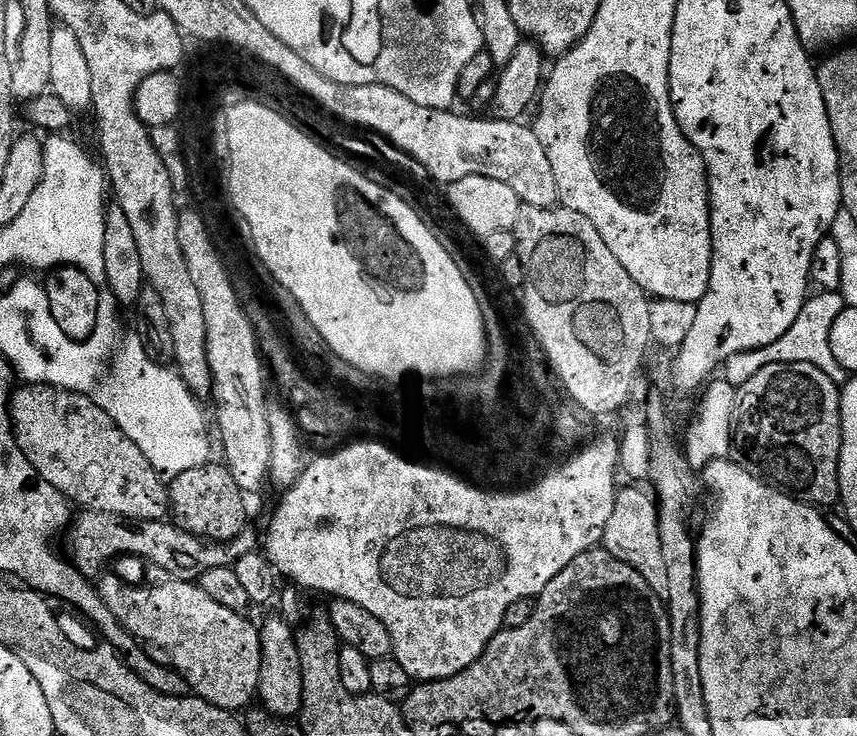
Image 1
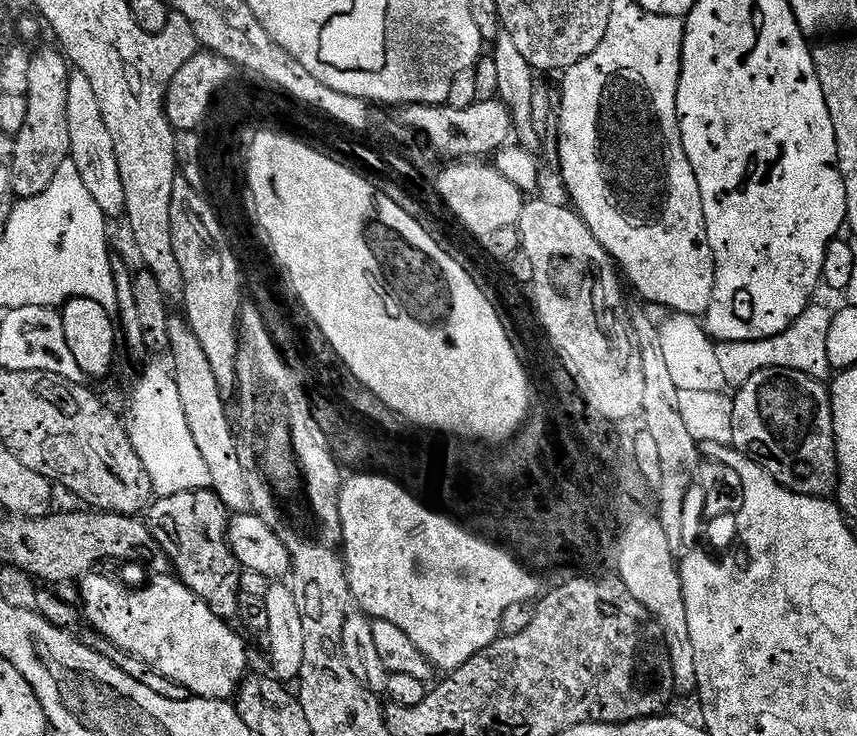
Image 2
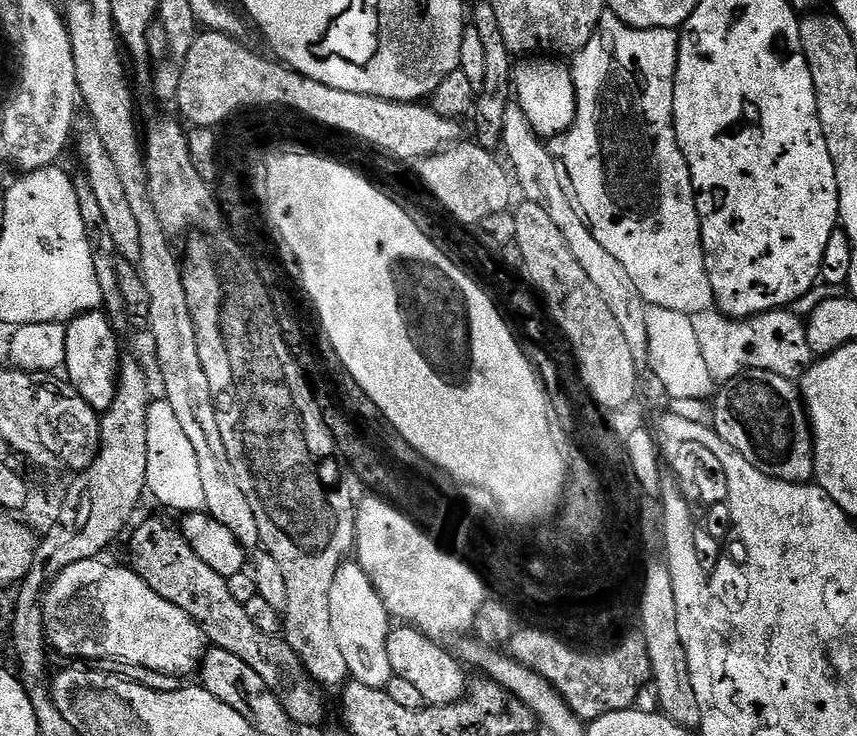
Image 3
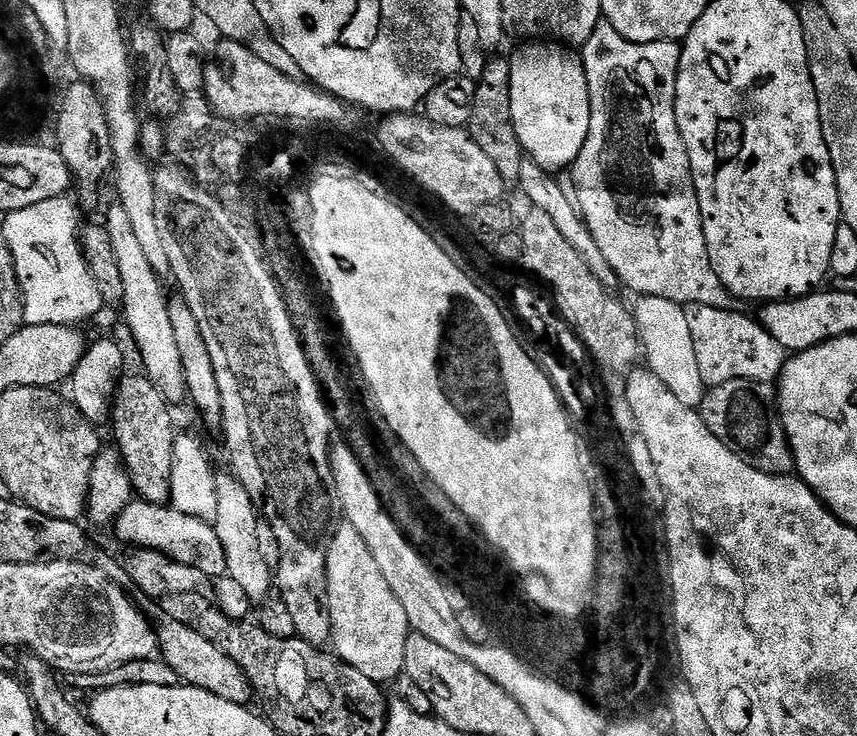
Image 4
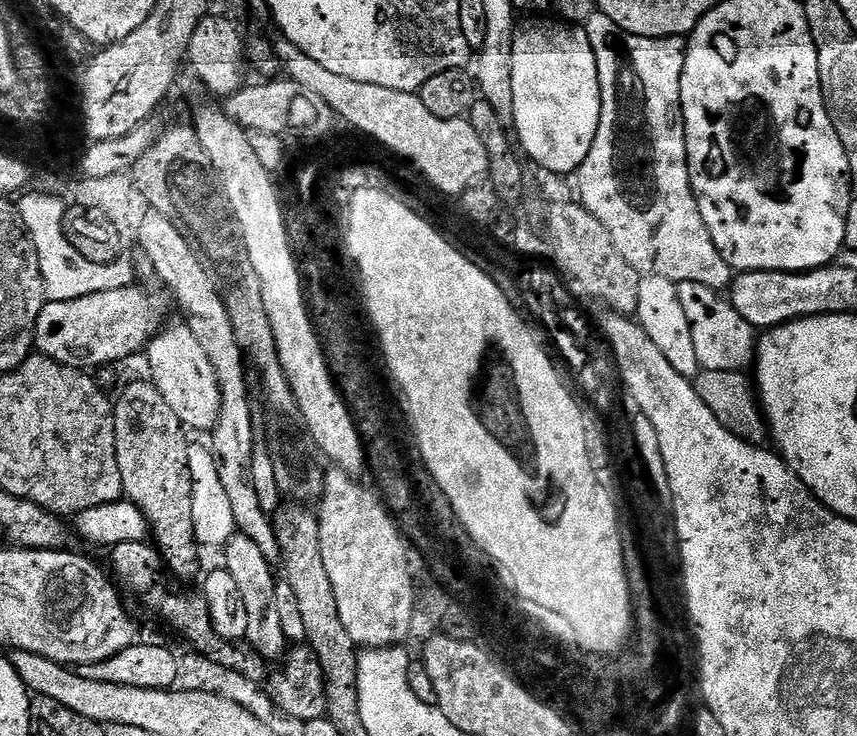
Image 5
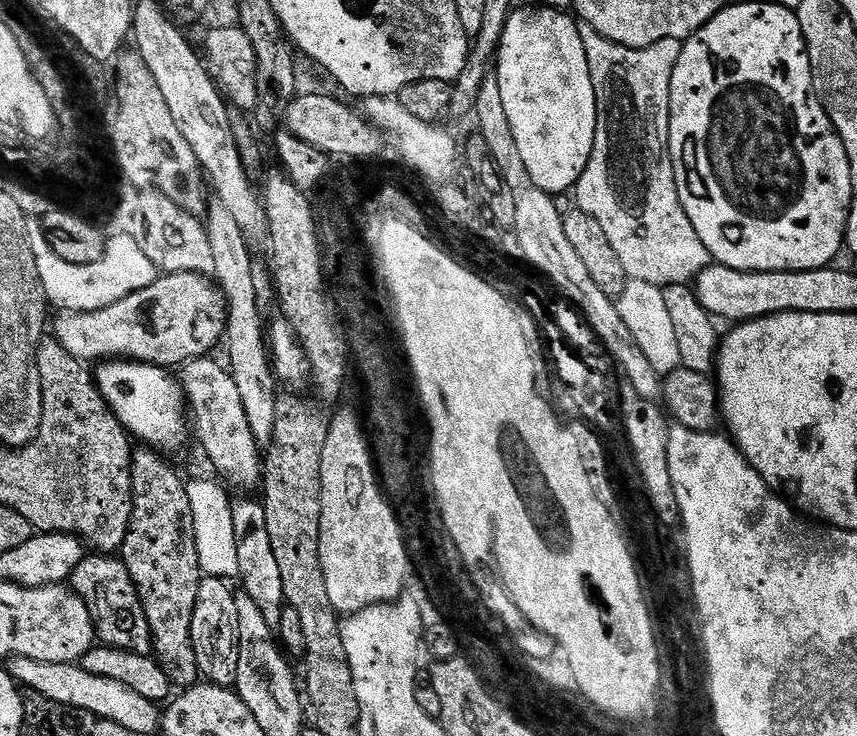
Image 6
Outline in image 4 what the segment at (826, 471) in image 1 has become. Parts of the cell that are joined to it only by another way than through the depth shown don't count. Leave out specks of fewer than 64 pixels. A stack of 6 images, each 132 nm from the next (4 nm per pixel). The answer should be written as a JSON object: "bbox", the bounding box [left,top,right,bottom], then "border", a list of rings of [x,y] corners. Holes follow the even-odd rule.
{"bbox":[698,380,795,476],"border":[[[735,380],[711,385],[705,391],[704,401],[698,411],[710,434],[730,446],[730,450],[734,450],[738,458],[754,466],[754,470],[762,470],[762,474],[787,476],[795,469],[794,454],[780,421],[776,406],[776,388],[772,384]]]}

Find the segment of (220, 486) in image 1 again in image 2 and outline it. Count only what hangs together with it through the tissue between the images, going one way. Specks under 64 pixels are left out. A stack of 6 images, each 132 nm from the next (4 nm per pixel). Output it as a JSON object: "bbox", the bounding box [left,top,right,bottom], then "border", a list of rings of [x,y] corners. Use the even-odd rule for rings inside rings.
{"bbox":[142,486,238,621],"border":[[[204,486],[157,496],[160,497],[142,512],[143,522],[150,530],[157,549],[163,559],[165,556],[172,563],[171,571],[177,580],[183,582],[216,616],[231,621],[231,616],[235,617],[238,612],[238,596],[232,593],[231,588],[238,565],[226,537],[230,519],[228,509],[215,492]]]}

